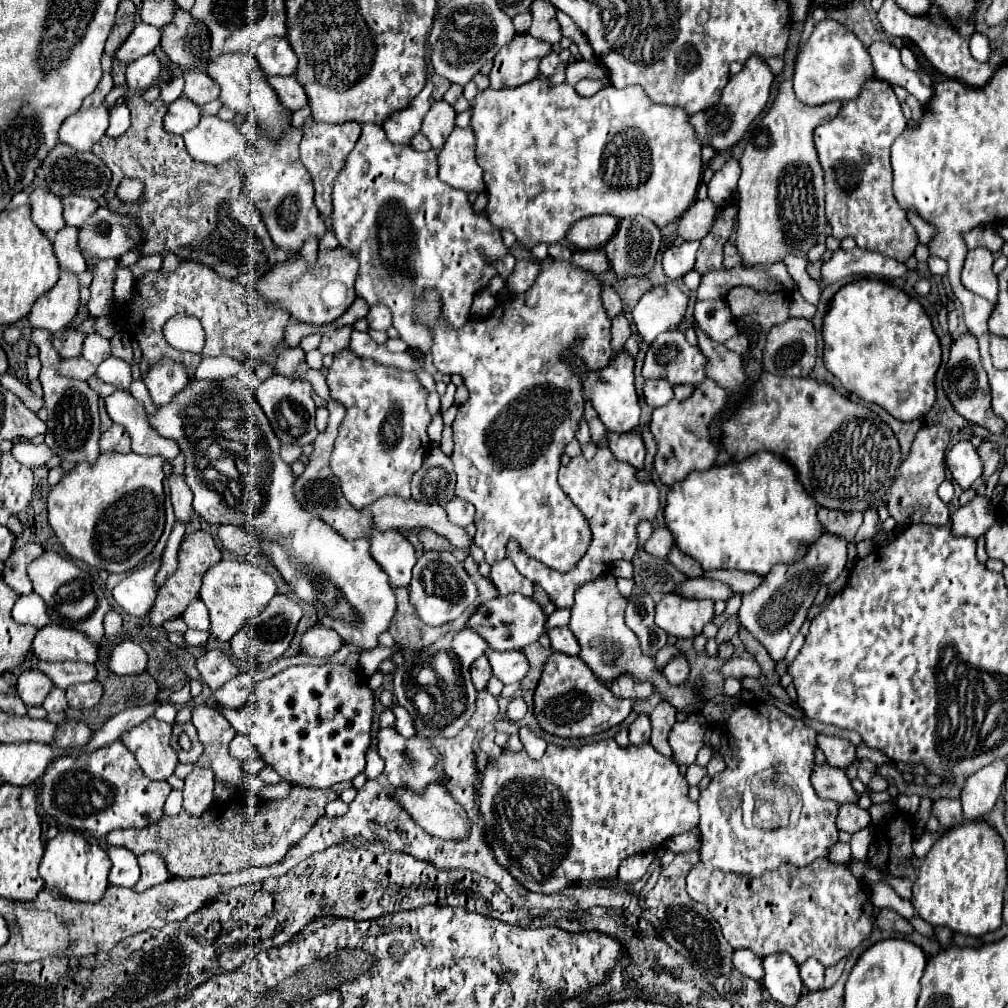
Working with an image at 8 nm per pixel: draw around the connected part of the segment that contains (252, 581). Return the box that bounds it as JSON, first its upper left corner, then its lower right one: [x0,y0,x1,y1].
[200,560,276,642]

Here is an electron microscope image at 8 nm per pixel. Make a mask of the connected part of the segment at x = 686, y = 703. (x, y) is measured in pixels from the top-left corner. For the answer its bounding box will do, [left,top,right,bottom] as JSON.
[570,574,702,710]

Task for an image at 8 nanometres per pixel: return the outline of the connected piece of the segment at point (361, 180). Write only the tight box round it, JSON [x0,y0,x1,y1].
[332,124,508,354]

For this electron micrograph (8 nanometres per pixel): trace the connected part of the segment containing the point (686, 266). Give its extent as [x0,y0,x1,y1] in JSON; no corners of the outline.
[662,242,700,278]

